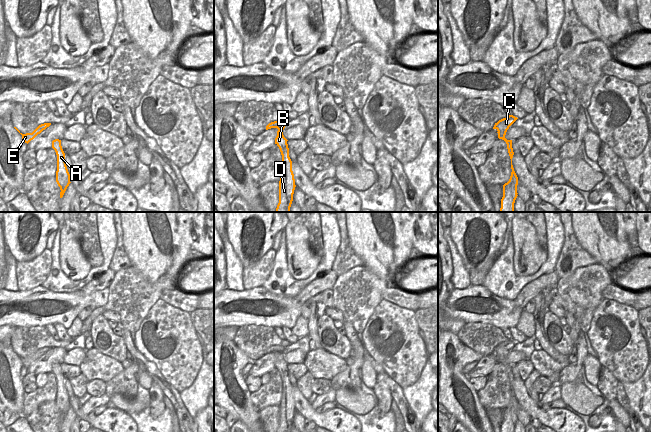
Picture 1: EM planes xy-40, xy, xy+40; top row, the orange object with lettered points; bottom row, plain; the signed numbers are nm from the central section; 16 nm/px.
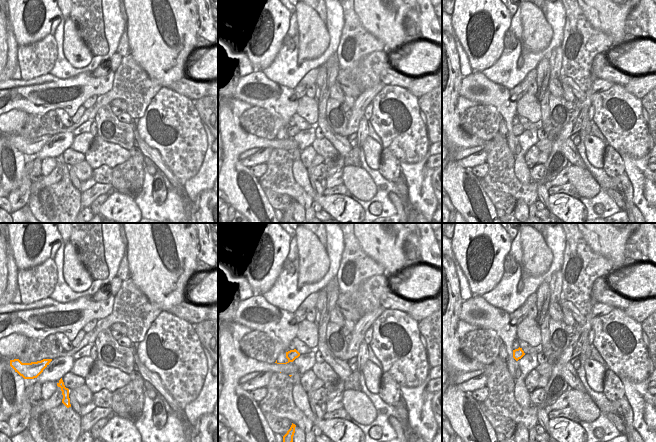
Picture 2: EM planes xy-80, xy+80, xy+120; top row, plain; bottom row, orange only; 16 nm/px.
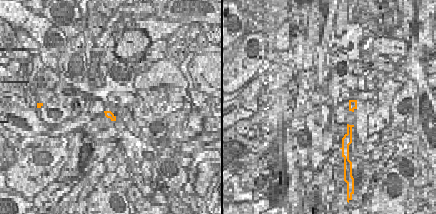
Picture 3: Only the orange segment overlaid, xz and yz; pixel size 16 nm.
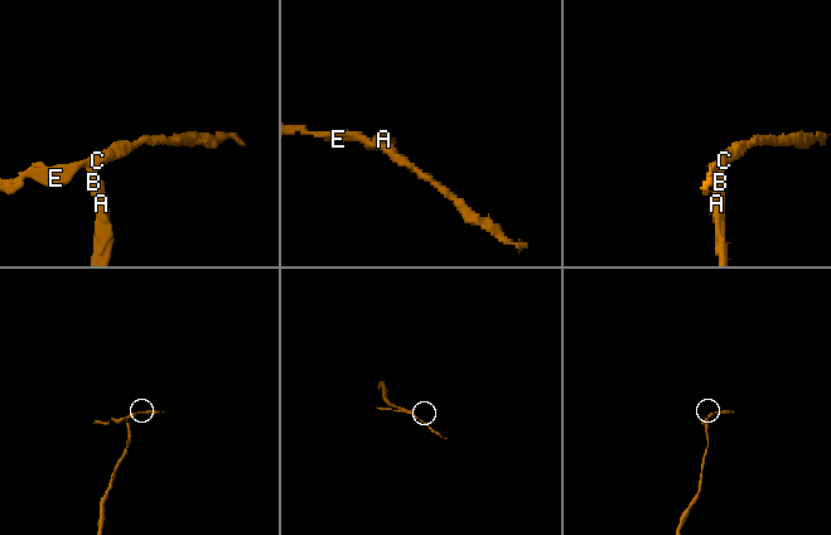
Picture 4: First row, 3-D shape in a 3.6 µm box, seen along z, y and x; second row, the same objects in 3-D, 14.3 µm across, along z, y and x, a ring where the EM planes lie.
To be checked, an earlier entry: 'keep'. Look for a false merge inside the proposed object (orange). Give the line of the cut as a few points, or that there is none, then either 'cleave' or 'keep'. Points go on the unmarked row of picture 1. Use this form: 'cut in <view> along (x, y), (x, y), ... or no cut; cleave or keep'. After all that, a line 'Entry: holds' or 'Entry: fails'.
cut in xy along (288, 372), (281, 376); cleave
Entry: fails

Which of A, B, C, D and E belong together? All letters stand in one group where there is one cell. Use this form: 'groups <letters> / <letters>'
groups A D / B C E

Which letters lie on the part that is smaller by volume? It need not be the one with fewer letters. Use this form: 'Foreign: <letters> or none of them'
Foreign: B, C, E

